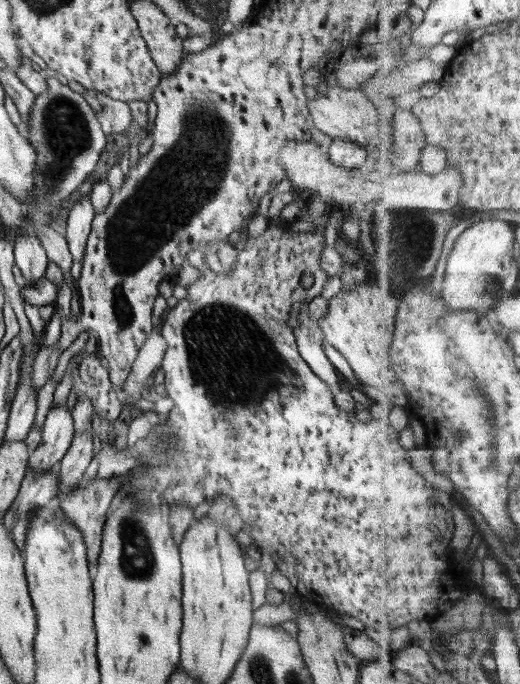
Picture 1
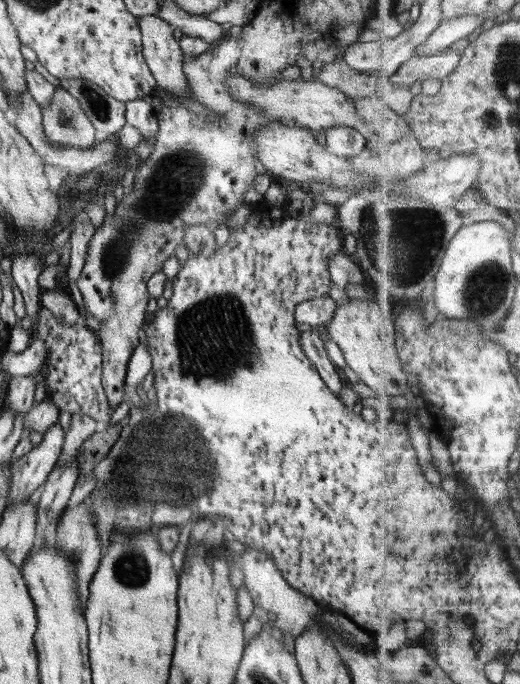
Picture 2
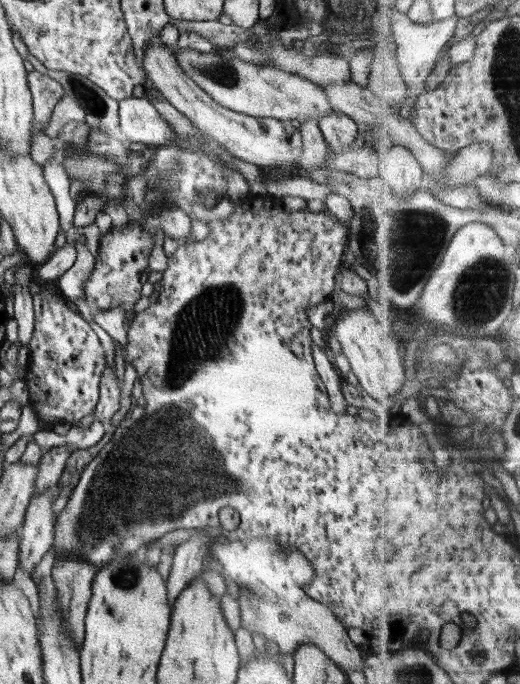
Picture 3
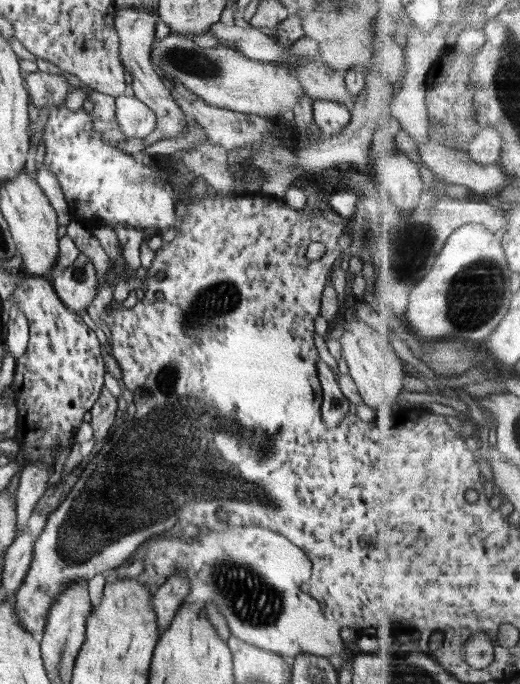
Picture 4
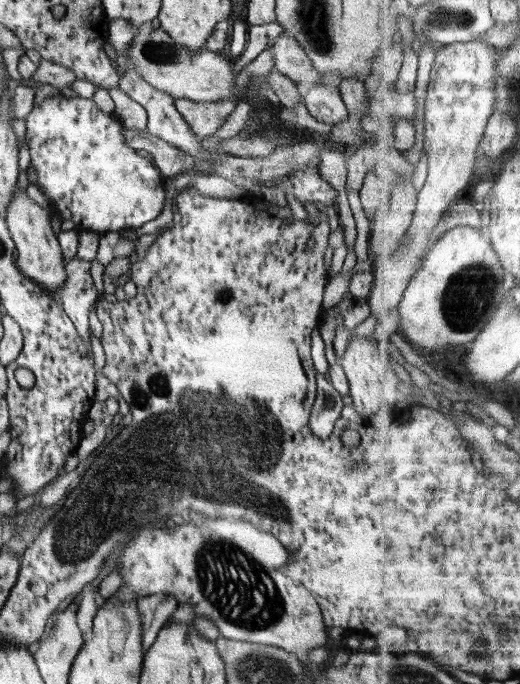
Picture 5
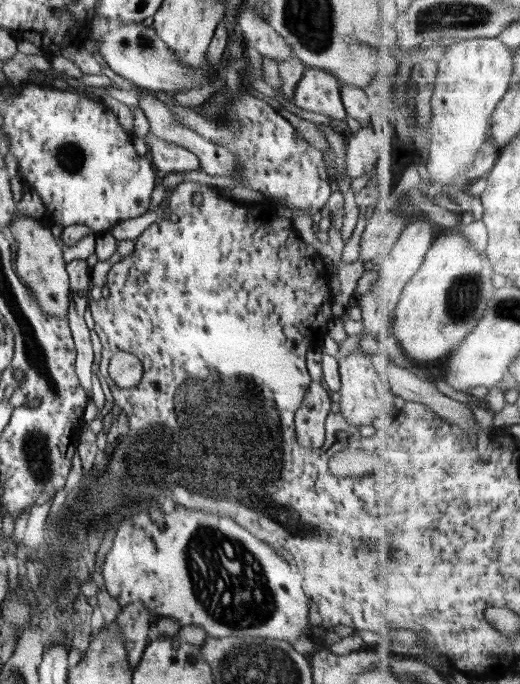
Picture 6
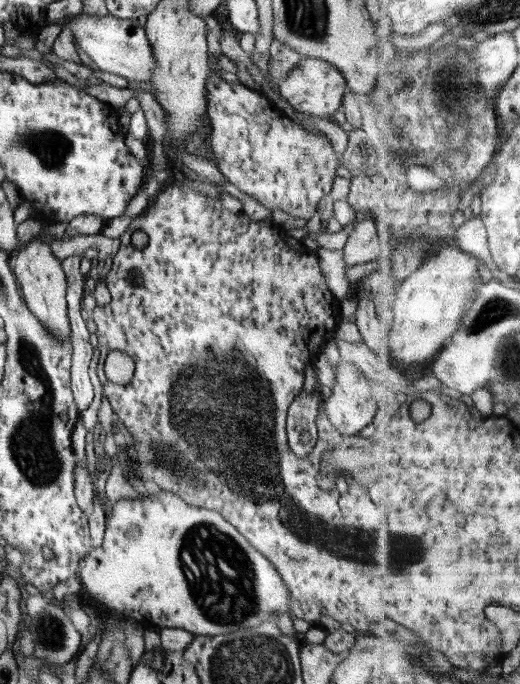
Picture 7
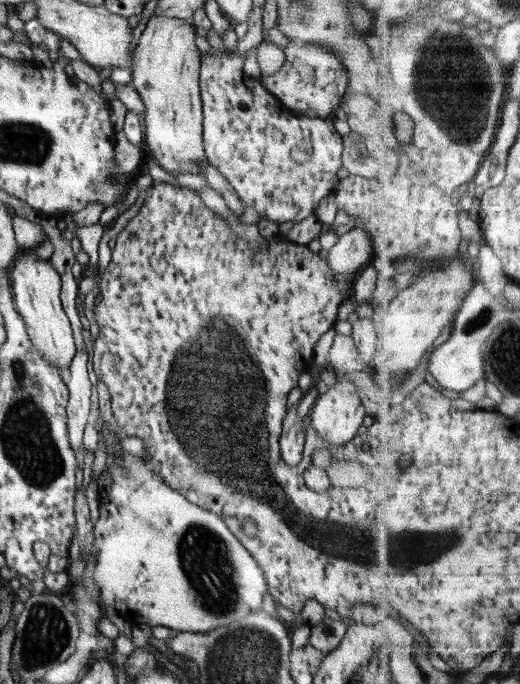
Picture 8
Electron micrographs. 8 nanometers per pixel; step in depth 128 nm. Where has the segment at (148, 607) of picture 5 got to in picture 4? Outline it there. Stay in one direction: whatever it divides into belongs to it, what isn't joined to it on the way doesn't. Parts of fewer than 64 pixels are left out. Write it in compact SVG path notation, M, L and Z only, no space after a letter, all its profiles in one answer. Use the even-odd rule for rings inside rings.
M185 571L176 572L166 583L157 587L156 593L152 594L152 606L156 612L158 632L163 633L168 628L189 592L190 583Z

